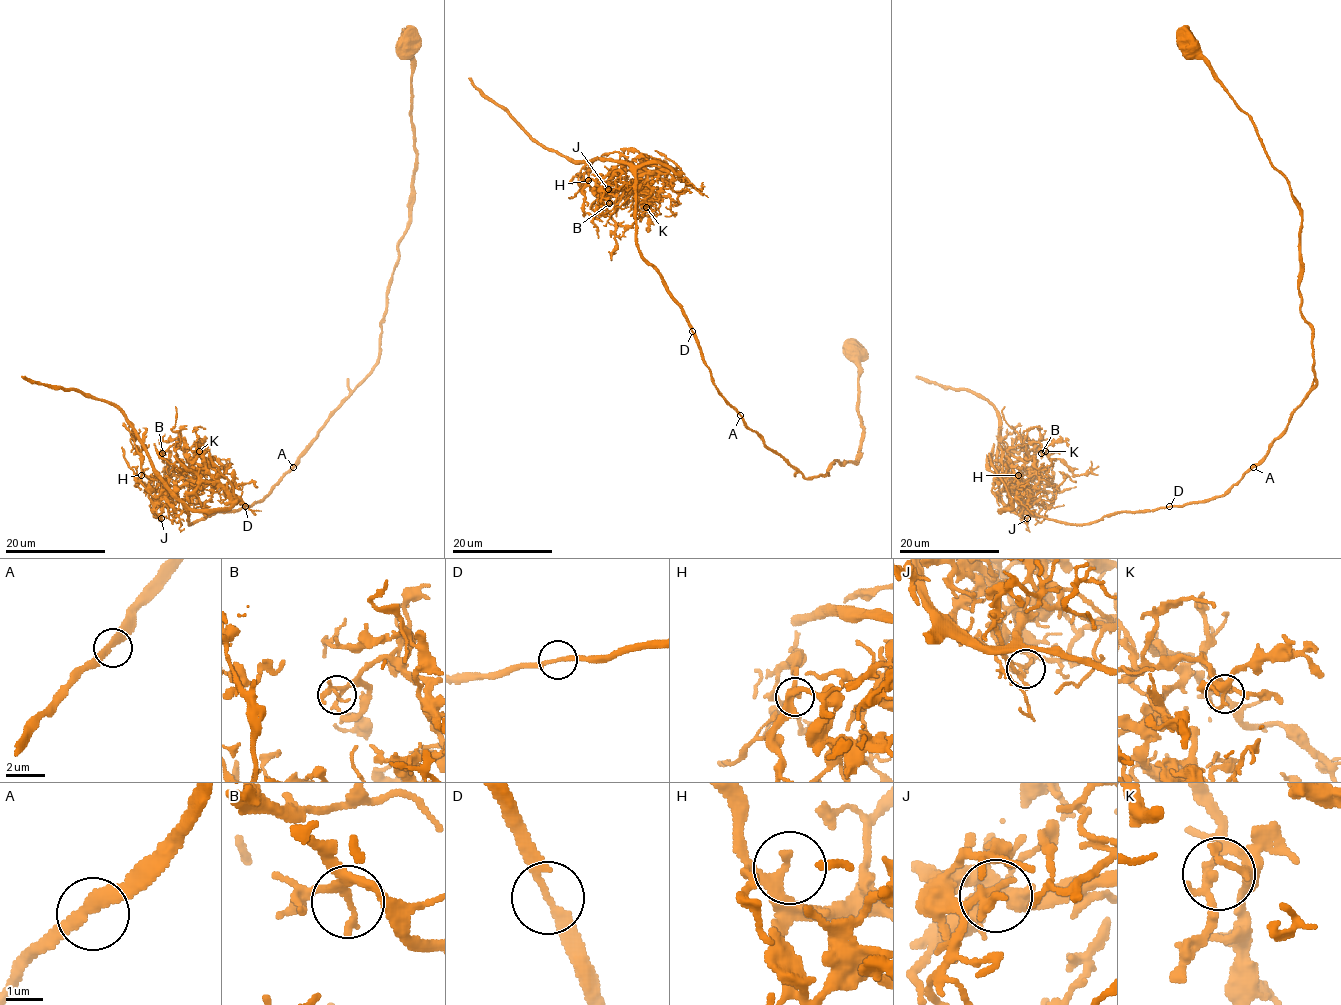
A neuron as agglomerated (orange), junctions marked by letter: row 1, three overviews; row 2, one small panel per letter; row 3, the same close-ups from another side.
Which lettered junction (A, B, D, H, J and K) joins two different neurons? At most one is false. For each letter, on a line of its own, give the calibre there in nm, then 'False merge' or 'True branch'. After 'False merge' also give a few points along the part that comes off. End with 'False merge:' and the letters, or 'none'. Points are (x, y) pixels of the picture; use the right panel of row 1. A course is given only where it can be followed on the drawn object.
A: Thickness 280 nm. True branch
B: Thickness 200 nm. True branch
D: Thickness 220 nm. True branch
H: Thickness 240 nm. True branch
J: Thickness 180 nm. True branch
K: Thickness 200 nm. True branch
False merge: none

